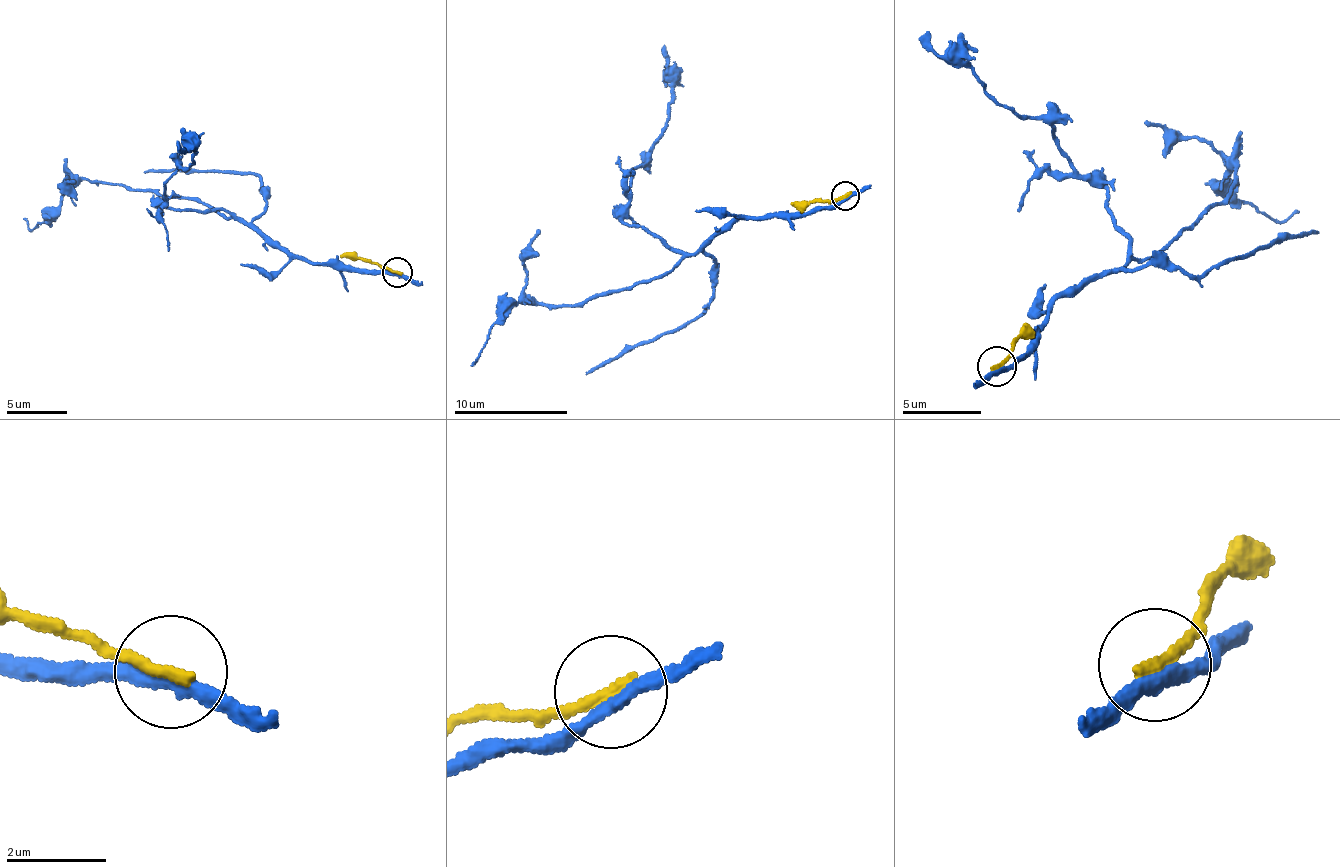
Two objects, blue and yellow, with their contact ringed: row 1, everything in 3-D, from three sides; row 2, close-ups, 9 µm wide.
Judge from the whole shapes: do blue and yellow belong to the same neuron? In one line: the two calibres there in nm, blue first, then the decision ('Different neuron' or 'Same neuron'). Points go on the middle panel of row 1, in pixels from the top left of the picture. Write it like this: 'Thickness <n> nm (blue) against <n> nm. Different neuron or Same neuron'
Thickness 280 nm (blue) against 280 nm. Different neuron

